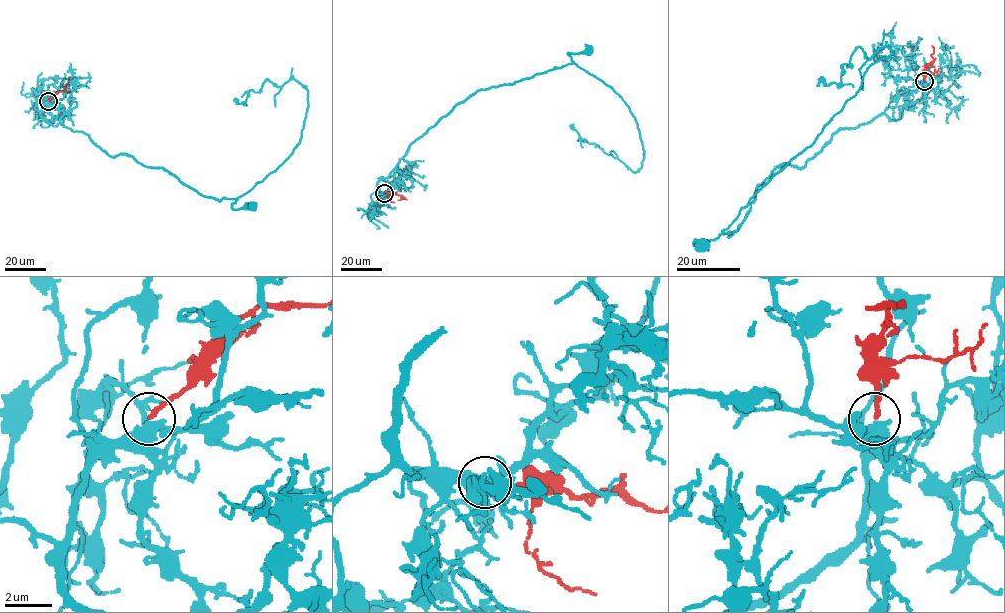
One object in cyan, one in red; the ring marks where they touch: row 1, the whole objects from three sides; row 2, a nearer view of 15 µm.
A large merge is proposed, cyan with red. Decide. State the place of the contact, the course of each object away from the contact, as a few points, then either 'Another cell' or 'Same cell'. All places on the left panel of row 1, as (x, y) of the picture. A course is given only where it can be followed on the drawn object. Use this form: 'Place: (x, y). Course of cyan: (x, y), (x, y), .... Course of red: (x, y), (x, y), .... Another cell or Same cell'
Place: (48, 101). Course of cyan: (48, 101), (41, 117), (86, 133), (109, 155), (162, 167), (203, 195), (235, 198), (232, 209), (253, 205). Course of red: (48, 101), (58, 91), (64, 90), (69, 78). Same cell

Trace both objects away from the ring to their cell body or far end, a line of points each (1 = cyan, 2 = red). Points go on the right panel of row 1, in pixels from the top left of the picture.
1: (924, 81), (896, 120), (880, 114), (840, 128), (804, 166), (776, 166), (738, 228), (707, 249), (700, 244)
2: (924, 81), (926, 66), (934, 60), (932, 45)

